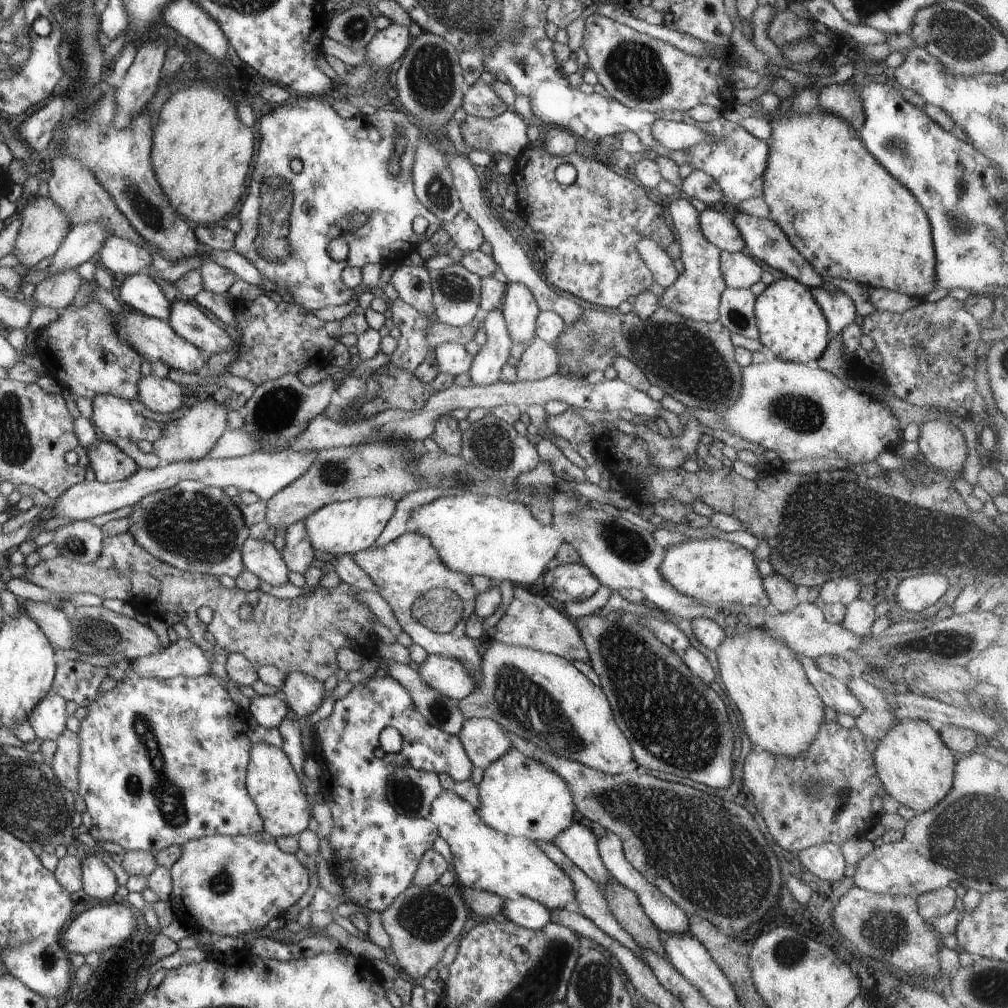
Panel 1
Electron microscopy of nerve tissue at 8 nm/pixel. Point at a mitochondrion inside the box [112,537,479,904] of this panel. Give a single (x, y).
(162, 794)

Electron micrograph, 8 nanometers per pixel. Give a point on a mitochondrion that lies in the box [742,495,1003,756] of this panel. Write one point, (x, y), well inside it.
(954, 642)

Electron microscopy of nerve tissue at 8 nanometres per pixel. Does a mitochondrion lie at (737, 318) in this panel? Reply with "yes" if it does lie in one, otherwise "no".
yes

